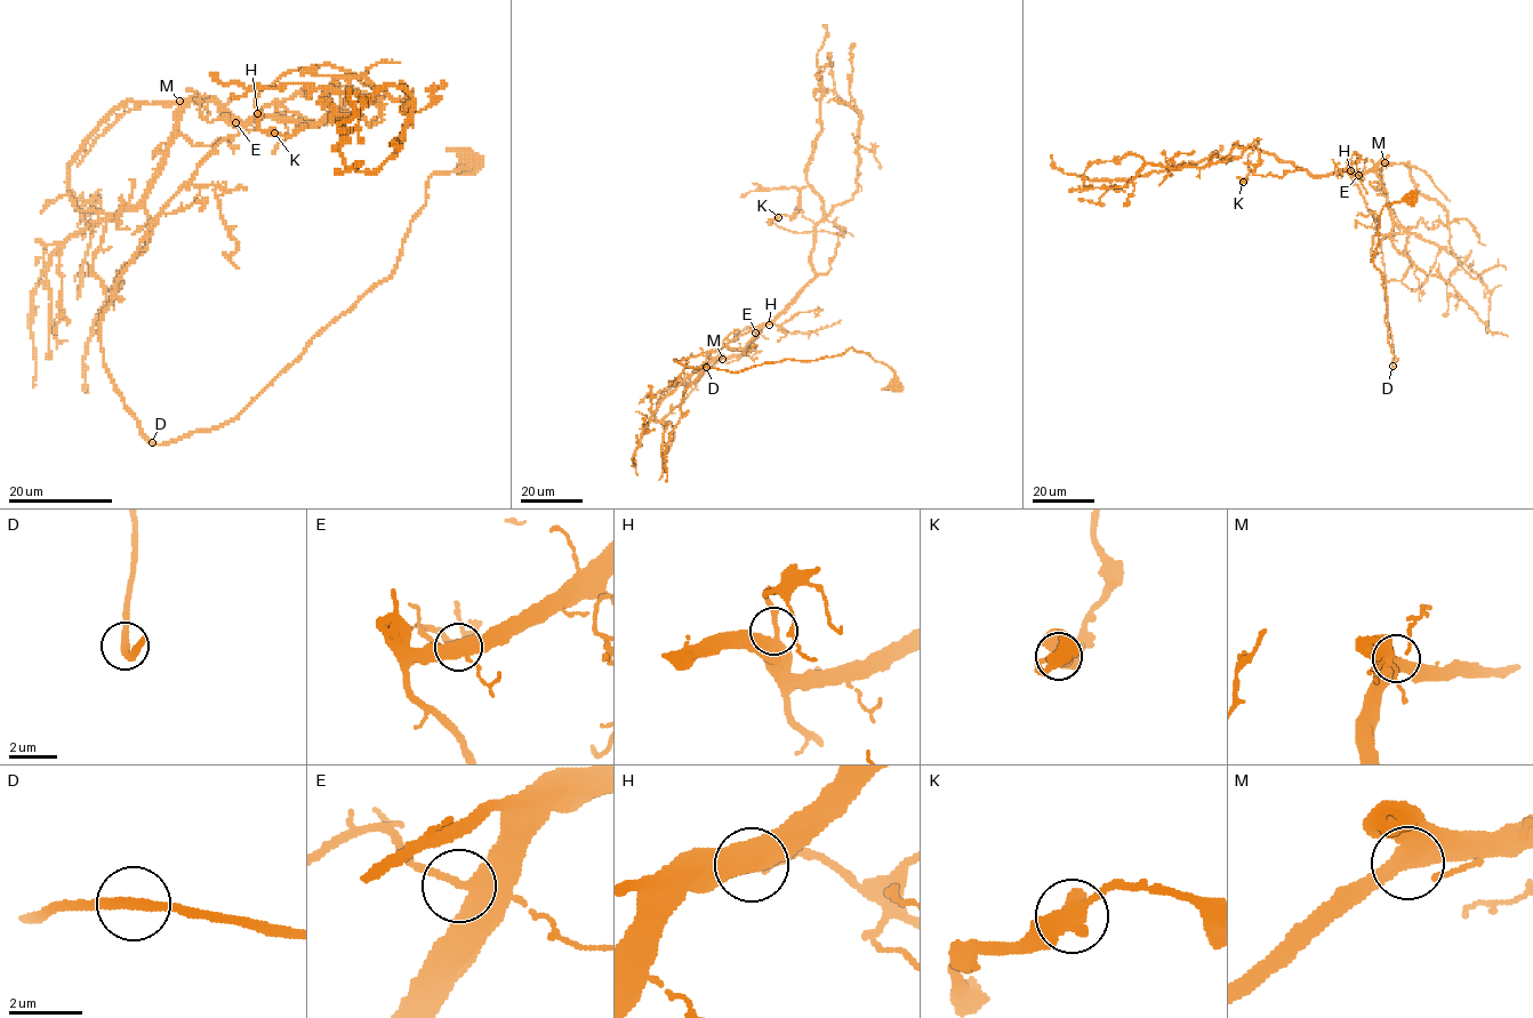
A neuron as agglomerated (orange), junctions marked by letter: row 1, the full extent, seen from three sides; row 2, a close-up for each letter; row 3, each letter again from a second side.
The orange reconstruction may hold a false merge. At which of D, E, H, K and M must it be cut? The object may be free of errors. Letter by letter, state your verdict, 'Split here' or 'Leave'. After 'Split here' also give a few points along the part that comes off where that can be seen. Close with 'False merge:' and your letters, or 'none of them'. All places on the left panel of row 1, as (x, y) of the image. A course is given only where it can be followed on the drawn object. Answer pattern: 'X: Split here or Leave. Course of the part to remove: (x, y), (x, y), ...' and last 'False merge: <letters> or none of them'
D: Leave
E: Leave
H: Leave
K: Leave
M: Leave
False merge: none of them

